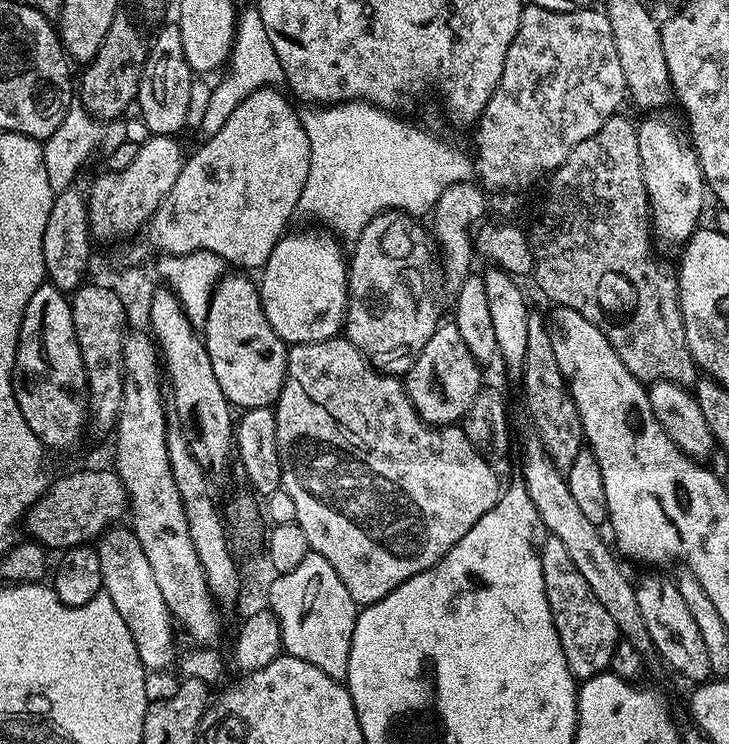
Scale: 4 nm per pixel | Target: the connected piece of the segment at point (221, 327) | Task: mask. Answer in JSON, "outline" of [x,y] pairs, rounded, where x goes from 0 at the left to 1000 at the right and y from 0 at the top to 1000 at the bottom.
{"outline":[[[313,368],[298,382],[277,442],[299,519],[305,519],[305,530],[324,551],[373,548],[390,517],[395,485],[390,456],[370,438],[362,421],[353,378],[340,371],[344,370]]]}

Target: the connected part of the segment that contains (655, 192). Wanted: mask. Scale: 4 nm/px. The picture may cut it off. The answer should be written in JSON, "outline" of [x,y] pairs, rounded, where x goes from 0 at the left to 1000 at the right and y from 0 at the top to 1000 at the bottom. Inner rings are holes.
{"outline":[[[889,153],[883,163],[872,167],[875,185],[875,218],[881,223],[881,245],[886,245],[889,276],[894,284],[894,316],[898,327],[907,335],[937,335],[944,321],[962,305],[960,289],[966,285],[966,258],[968,263],[968,243],[955,202],[949,198],[948,187],[937,176],[931,177],[911,153]]]}

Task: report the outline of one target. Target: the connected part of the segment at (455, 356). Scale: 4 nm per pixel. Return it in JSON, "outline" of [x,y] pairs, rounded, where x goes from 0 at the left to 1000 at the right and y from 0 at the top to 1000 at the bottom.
{"outline":[[[609,433],[598,448],[584,460],[579,476],[562,492],[551,515],[562,540],[578,562],[594,573],[620,573],[635,566],[645,551],[645,540],[657,530],[661,491],[653,485],[650,476],[634,460],[634,449],[628,449],[624,434]]]}

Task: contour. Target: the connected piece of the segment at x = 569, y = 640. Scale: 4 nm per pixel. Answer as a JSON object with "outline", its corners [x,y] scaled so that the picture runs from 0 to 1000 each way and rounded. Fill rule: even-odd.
{"outline":[[[756,718],[748,719],[741,743],[743,745],[743,782],[749,782],[749,809],[754,809],[754,825],[760,831],[760,841],[765,847],[765,858],[771,863],[771,874],[776,879],[776,890],[782,895],[785,907],[790,910],[791,915],[800,917],[835,902],[840,898],[842,874],[852,859],[842,831],[837,831],[826,809],[815,804],[815,793],[804,788],[804,777],[793,772],[793,761],[787,761],[776,733],[767,723],[760,723]]]}

